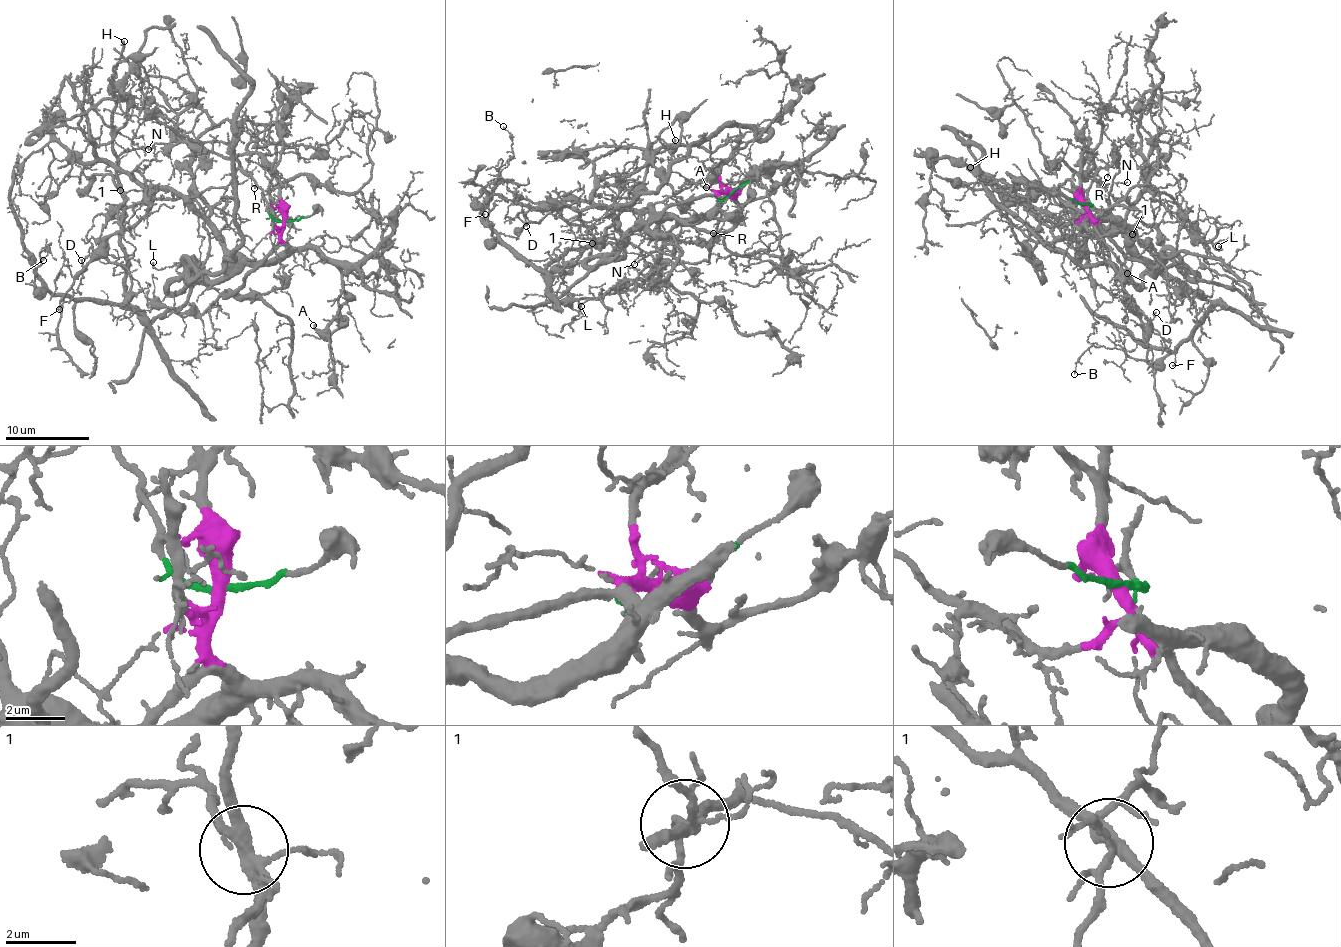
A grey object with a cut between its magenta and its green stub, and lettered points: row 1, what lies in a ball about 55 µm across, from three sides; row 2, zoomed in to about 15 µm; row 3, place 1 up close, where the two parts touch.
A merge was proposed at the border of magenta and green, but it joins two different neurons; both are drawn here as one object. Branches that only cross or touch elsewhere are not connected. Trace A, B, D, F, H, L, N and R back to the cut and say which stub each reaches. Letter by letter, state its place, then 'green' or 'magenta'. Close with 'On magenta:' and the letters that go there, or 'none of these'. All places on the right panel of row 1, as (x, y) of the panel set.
A: place (1127, 273); magenta
B: place (1074, 374); green
D: place (1156, 312); magenta
F: place (1172, 365); green
H: place (970, 167); green
L: place (1218, 246); magenta
N: place (1127, 182); green
R: place (1107, 177); green
On magenta: A, D, L

